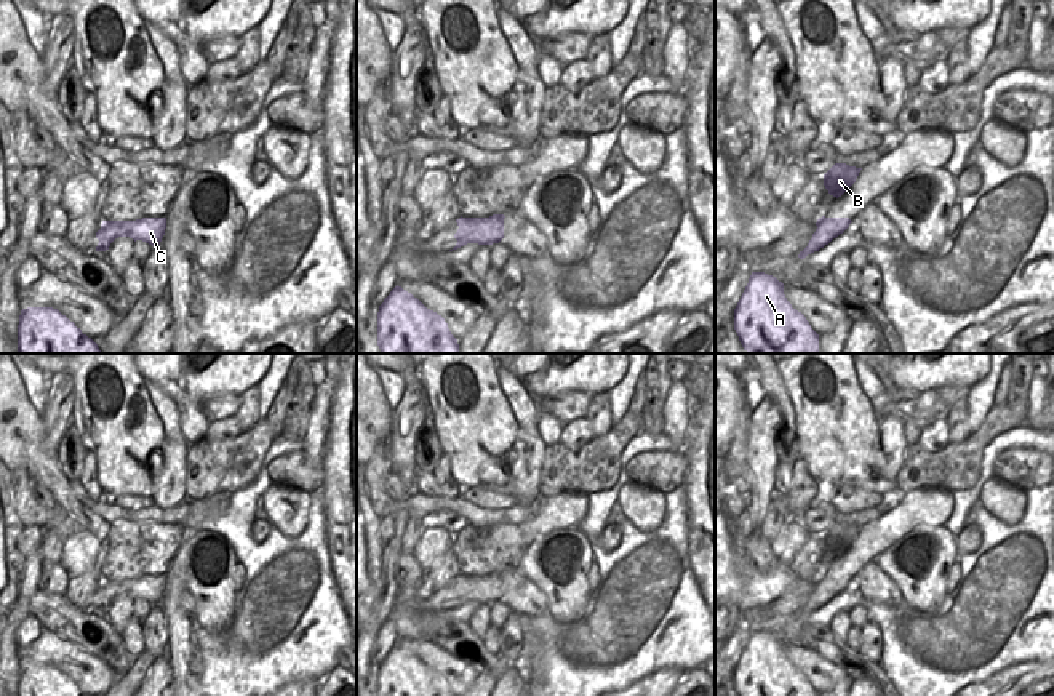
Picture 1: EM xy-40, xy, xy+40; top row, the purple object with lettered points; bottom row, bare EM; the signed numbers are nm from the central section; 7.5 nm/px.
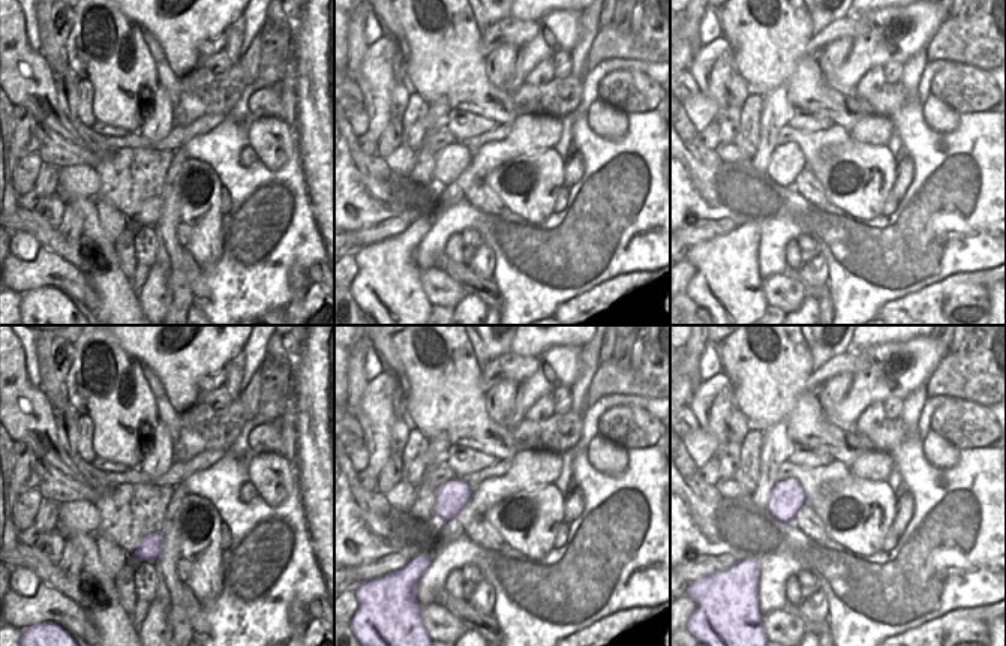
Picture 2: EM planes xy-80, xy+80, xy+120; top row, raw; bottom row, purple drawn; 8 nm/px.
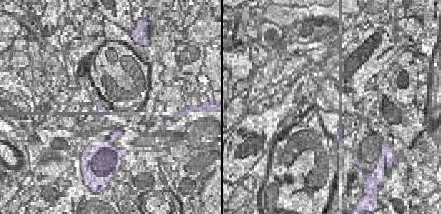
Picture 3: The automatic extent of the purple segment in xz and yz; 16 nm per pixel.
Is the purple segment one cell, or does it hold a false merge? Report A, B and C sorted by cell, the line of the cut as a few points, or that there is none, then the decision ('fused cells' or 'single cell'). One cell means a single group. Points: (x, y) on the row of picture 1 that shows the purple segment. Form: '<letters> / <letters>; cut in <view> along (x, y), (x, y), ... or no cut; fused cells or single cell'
A B / C; cut in xy+40 along (808, 244), (813, 252); fused cells

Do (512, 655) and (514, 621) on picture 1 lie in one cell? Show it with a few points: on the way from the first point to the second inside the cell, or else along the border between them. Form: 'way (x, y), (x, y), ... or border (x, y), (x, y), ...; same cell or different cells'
way (512, 647), (512, 629); same cell

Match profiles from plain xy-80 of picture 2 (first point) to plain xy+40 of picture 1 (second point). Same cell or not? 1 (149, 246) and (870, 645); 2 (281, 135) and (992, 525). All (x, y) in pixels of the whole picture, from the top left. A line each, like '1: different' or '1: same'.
1: same
2: different

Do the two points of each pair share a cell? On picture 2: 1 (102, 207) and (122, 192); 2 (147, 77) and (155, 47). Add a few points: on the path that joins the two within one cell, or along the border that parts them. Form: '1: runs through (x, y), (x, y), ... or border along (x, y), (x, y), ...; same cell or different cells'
1: border along (98, 195), (120, 212); different cells
2: border along (141, 30), (159, 83); different cells

